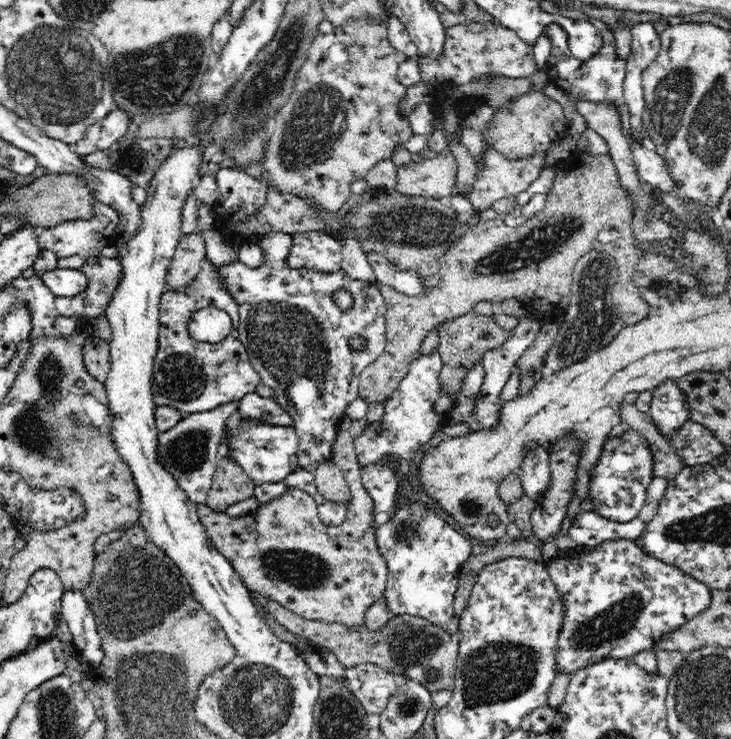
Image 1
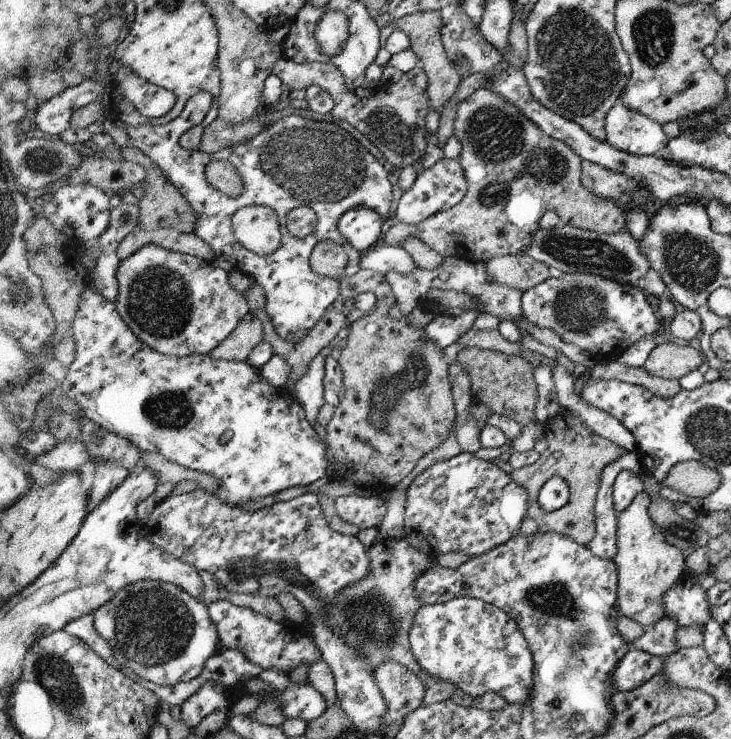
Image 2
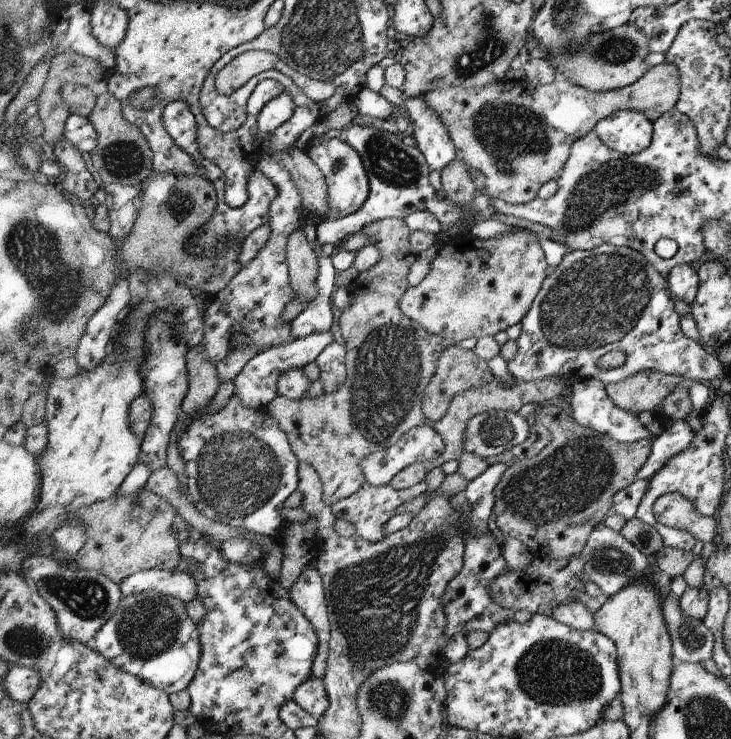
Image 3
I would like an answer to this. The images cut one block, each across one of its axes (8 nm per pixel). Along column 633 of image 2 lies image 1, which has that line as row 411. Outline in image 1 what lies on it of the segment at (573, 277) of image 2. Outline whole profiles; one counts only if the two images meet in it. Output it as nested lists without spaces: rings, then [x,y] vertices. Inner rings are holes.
[[[284,232],[268,233],[264,240],[265,259],[263,260],[261,267],[250,268],[243,262],[237,260],[226,265],[220,265],[218,268],[220,268],[221,276],[224,277],[225,287],[229,289],[230,295],[232,295],[234,300],[238,303],[239,322],[242,325],[239,333],[239,340],[241,341],[241,344],[246,347],[247,355],[251,361],[251,367],[259,374],[259,378],[263,384],[270,386],[270,388],[274,388],[273,398],[276,398],[277,403],[280,404],[280,406],[294,419],[293,427],[299,438],[299,451],[297,454],[298,465],[304,468],[307,464],[312,464],[312,462],[320,463],[322,461],[330,460],[333,452],[332,444],[334,444],[334,441],[337,438],[338,428],[340,427],[341,420],[344,418],[344,411],[348,408],[348,404],[358,398],[358,376],[362,374],[366,366],[372,364],[374,360],[384,352],[386,344],[386,301],[384,300],[384,297],[382,297],[380,284],[350,278],[343,269],[334,272],[333,275],[322,275],[316,271],[303,270],[302,268],[290,268],[289,264],[286,263],[286,258],[288,258],[288,254],[290,254],[290,248],[292,248],[292,235]],[[338,289],[346,289],[346,291],[352,293],[353,308],[350,308],[348,311],[343,311],[335,306],[332,296]],[[354,336],[362,336],[366,339],[366,349],[353,350],[349,348],[349,341]]]

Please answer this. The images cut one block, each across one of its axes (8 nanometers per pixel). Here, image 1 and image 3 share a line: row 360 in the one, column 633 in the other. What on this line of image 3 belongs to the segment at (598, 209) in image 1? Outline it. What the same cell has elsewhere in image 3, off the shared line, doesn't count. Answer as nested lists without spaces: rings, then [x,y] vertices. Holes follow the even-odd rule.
[[[641,370],[625,379],[606,386],[608,396],[616,406],[640,414],[657,410],[678,385],[687,381],[675,374],[664,374],[653,370]]]

